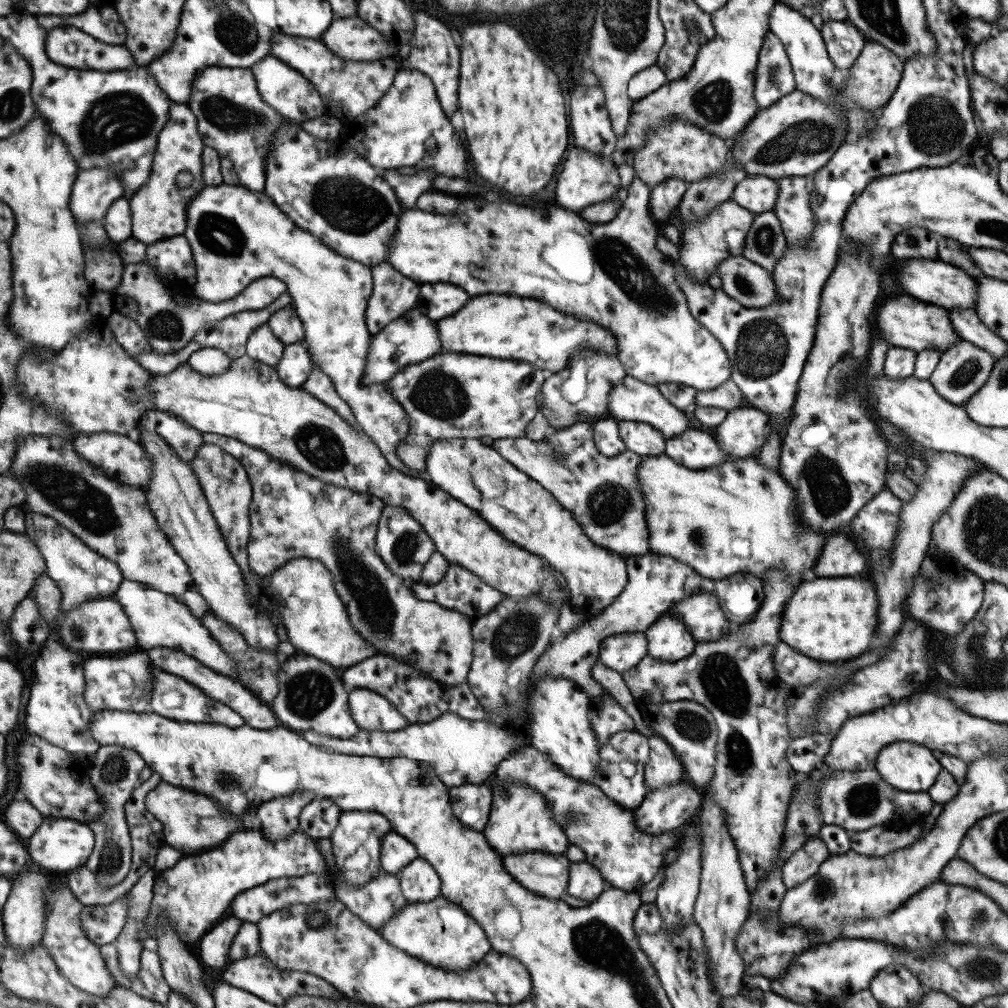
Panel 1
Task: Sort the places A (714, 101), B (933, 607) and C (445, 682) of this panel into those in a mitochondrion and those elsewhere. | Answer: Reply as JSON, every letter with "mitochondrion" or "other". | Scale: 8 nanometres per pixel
{"A":"mitochondrion","B":"other","C":"other"}

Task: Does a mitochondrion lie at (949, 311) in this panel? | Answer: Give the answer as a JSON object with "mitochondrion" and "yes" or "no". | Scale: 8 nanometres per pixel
{"mitochondrion":"no"}

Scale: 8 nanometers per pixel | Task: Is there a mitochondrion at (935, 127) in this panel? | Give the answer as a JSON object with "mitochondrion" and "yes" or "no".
{"mitochondrion":"yes"}

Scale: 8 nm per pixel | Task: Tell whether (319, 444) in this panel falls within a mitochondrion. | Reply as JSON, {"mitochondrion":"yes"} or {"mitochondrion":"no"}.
{"mitochondrion":"yes"}

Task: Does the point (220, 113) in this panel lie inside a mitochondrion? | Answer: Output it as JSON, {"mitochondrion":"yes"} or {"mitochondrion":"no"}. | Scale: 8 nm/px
{"mitochondrion":"yes"}

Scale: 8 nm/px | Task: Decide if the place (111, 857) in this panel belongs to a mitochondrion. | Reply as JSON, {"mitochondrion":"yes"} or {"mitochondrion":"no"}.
{"mitochondrion":"yes"}

